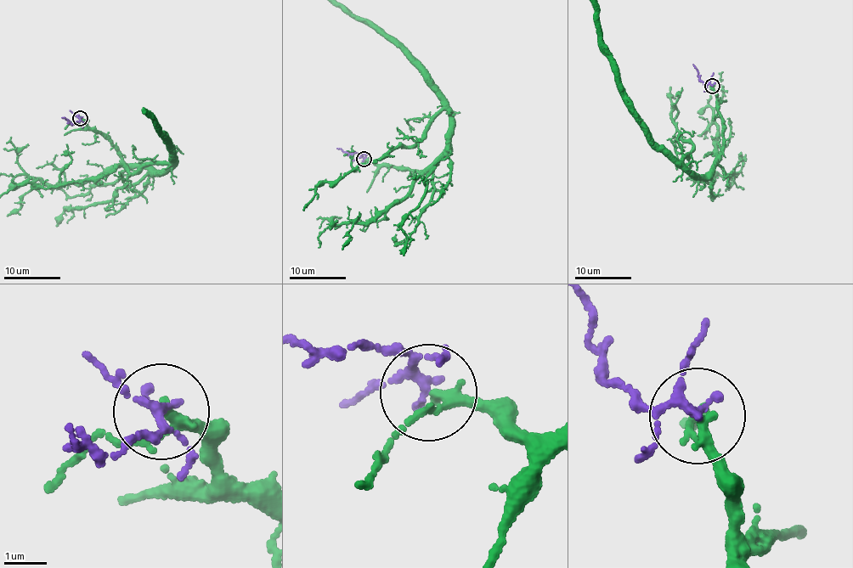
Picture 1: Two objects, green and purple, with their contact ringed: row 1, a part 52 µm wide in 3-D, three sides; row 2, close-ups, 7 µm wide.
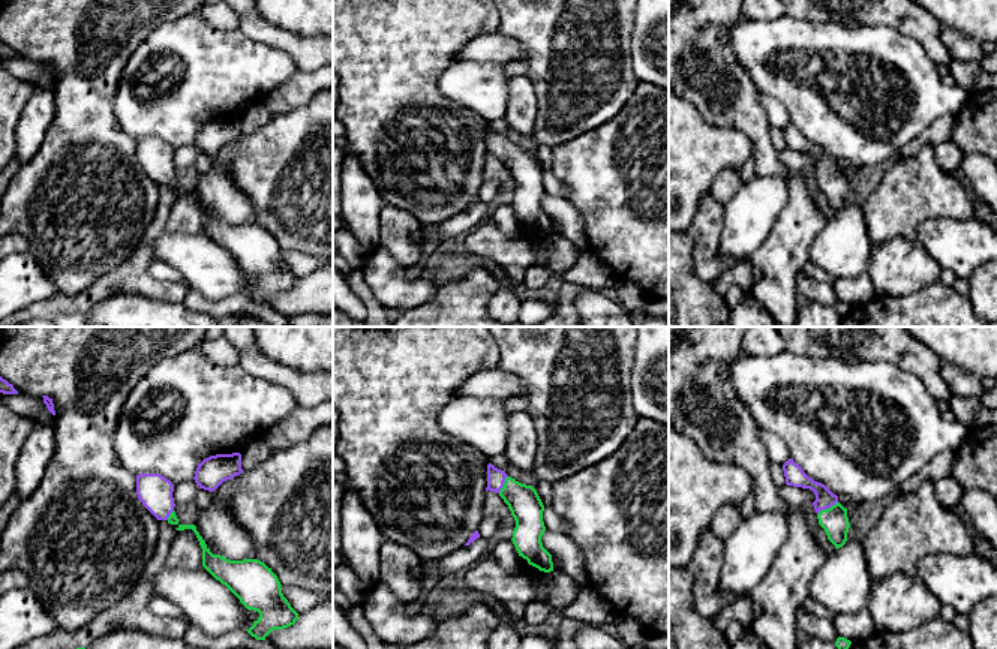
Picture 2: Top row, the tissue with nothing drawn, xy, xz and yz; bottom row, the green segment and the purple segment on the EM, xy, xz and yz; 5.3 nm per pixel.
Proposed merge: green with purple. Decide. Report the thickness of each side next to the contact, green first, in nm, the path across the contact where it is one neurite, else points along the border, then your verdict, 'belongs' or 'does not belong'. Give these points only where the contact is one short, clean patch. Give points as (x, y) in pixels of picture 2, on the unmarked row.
calibres 150 and 100 nm; way yz (834, 185), (828, 173), (825, 162), (795, 140); belongs

